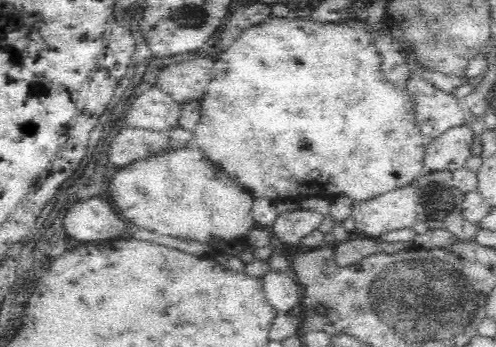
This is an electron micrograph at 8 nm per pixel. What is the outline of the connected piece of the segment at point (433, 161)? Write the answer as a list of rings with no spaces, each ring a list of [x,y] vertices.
[[[463,125],[452,127],[442,136],[427,141],[420,174],[454,171],[464,167],[471,157],[473,137],[471,125]]]

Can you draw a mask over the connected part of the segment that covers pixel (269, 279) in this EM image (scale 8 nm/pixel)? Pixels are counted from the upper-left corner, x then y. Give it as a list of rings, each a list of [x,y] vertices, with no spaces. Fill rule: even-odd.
[[[270,270],[262,278],[262,290],[268,304],[278,313],[288,313],[301,304],[298,284],[291,271],[274,272]]]

